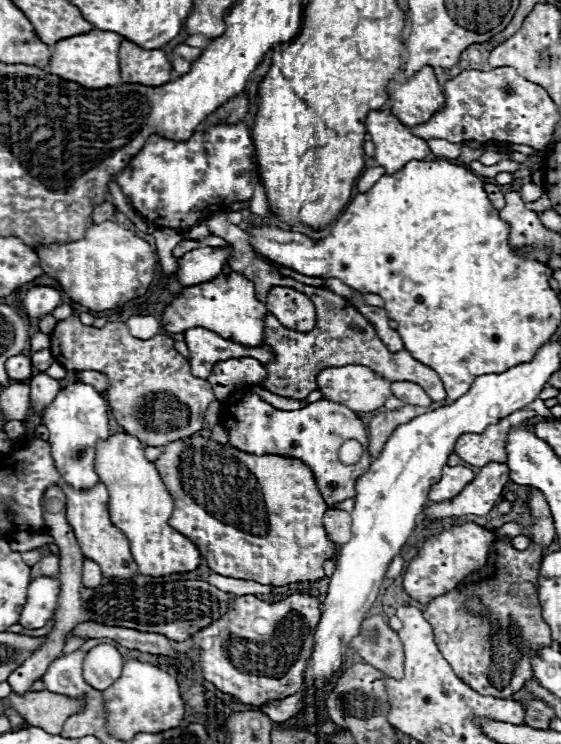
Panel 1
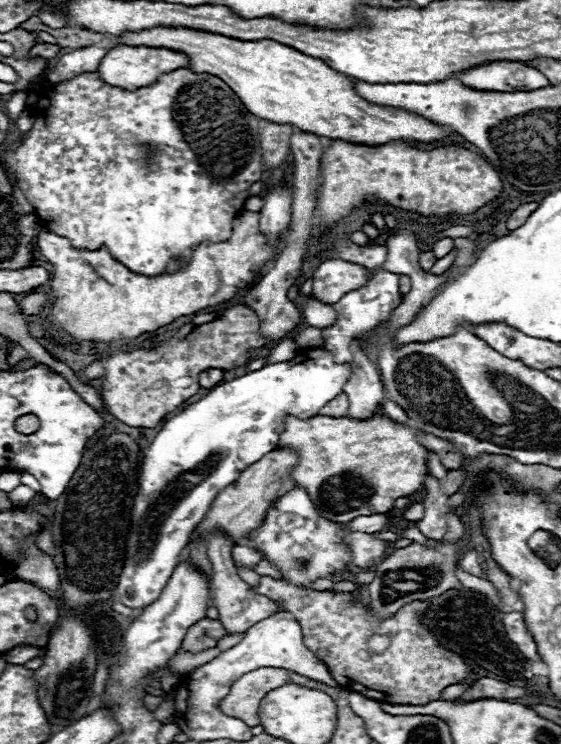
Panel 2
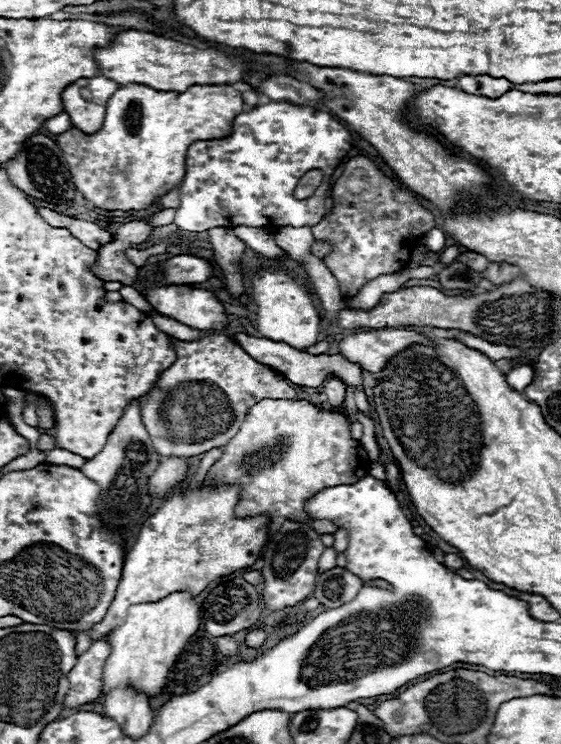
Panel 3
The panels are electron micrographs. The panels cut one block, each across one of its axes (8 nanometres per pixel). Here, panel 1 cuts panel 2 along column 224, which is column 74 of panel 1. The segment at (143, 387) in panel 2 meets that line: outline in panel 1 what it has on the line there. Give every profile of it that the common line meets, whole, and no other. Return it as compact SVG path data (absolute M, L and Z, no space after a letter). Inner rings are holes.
M72 312L70 318L60 320L54 328L54 332L50 334L52 340L52 354L54 358L66 368L66 370L98 370L104 372L110 378L110 386L112 390L106 392L106 400L112 408L112 414L116 418L116 422L128 432L138 436L144 444L148 446L164 446L172 440L182 440L188 438L196 432L200 432L204 428L204 414L208 410L208 406L216 400L212 386L208 380L200 380L194 378L190 374L190 364L186 362L186 358L182 358L176 348L174 348L174 340L158 334L150 340L140 340L130 336L128 328L124 322L108 322L102 328L94 328L94 326L84 326L78 318L78 312Z

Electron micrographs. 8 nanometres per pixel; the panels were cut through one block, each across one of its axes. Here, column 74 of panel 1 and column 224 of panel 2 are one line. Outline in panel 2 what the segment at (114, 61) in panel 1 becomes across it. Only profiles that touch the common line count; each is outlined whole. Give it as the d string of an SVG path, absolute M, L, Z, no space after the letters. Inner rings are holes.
M154 26L148 30L124 32L114 40L112 46L116 44L168 48L174 52L184 52L190 58L190 70L210 72L212 76L218 76L220 80L230 84L230 88L242 100L242 104L246 104L246 110L250 114L274 124L292 124L316 136L374 146L392 140L434 142L442 140L448 134L438 124L432 124L422 116L410 114L400 108L368 104L354 92L348 76L332 70L318 58L306 56L274 40L250 42L204 30Z

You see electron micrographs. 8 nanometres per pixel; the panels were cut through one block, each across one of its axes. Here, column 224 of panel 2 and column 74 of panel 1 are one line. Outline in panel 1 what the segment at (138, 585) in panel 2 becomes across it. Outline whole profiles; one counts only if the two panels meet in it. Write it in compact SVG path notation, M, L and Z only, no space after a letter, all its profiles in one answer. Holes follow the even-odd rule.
M74 382L66 388L60 388L56 398L48 408L44 408L42 424L50 432L52 458L56 468L66 484L72 488L92 488L98 482L98 474L94 472L94 446L96 440L108 438L108 402L100 392L96 392L90 384Z

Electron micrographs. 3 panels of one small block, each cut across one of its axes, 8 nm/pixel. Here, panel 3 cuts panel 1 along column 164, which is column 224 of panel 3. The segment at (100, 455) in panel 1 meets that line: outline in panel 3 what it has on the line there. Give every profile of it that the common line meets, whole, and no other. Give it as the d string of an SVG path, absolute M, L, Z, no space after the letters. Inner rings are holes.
M200 486L188 496L168 496L162 506L142 524L136 544L126 556L122 578L118 580L114 600L104 620L88 630L90 640L100 640L120 626L126 620L132 604L158 602L168 594L182 590L196 596L212 580L252 566L260 556L260 548L268 532L268 520L266 516L248 520L234 518L236 502L236 486L220 486L214 490Z

